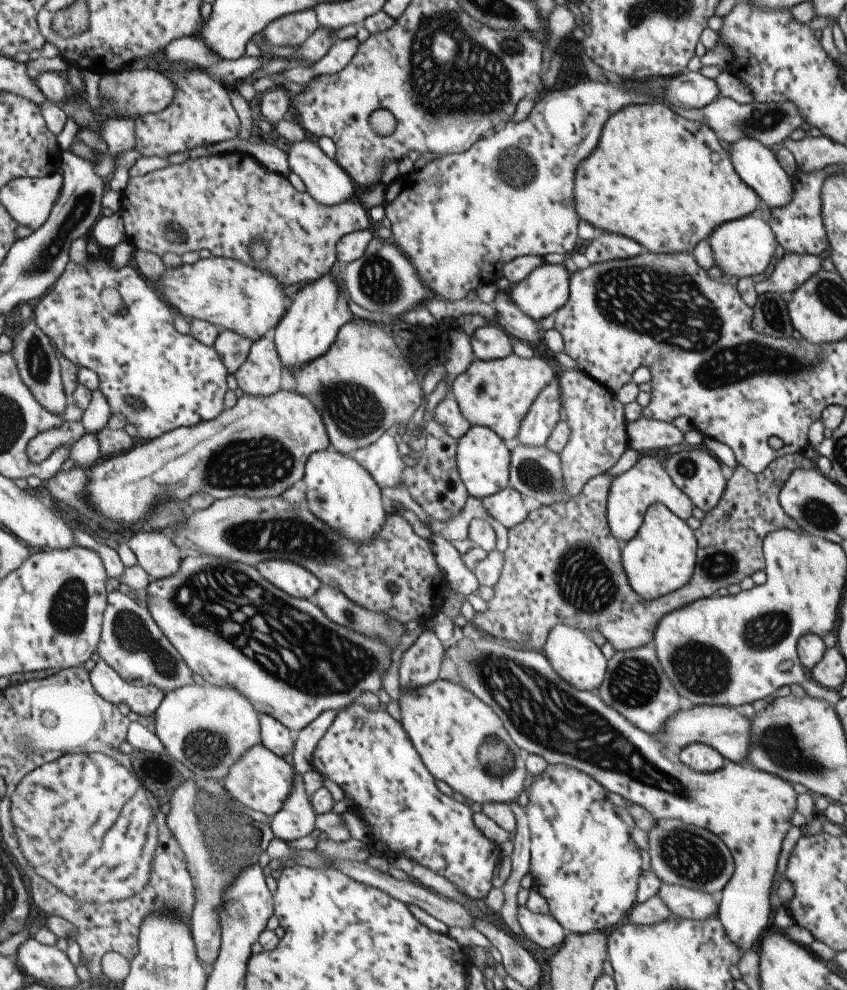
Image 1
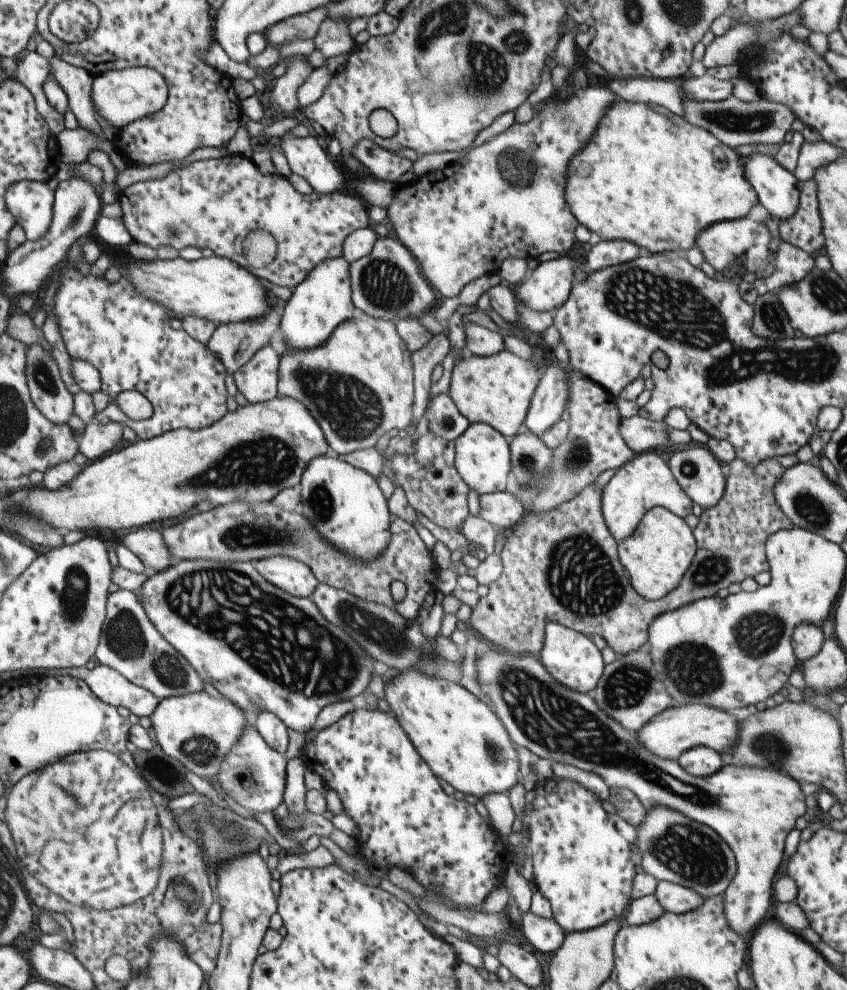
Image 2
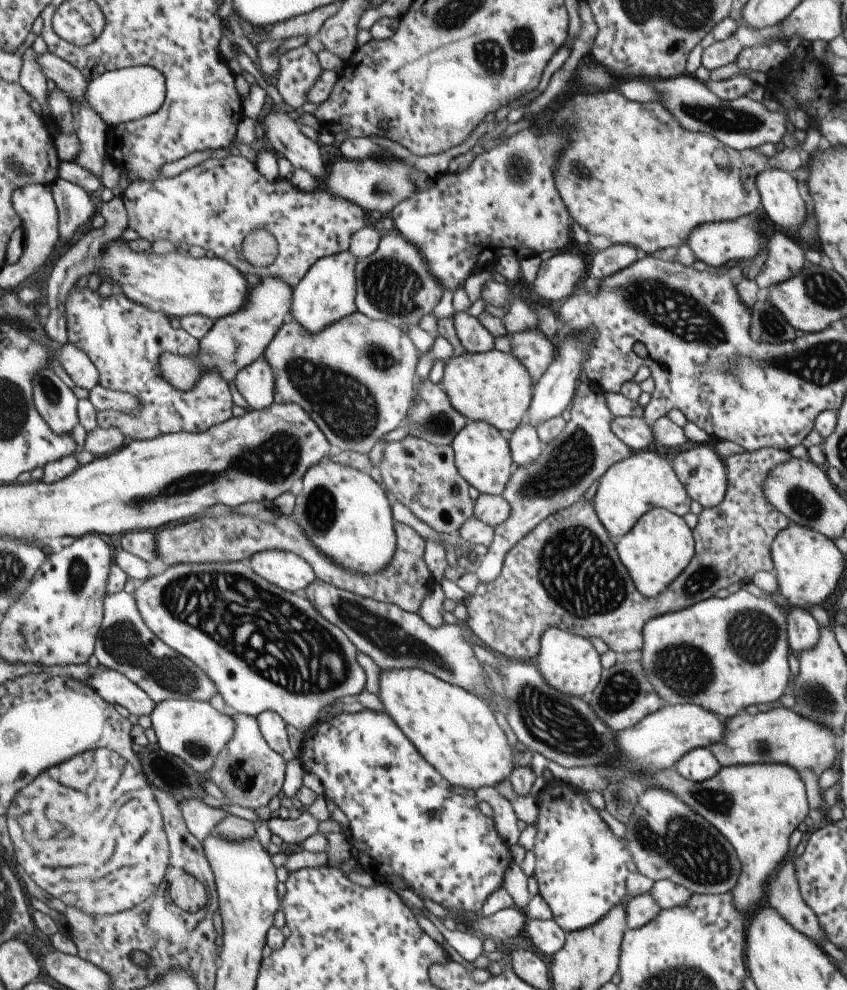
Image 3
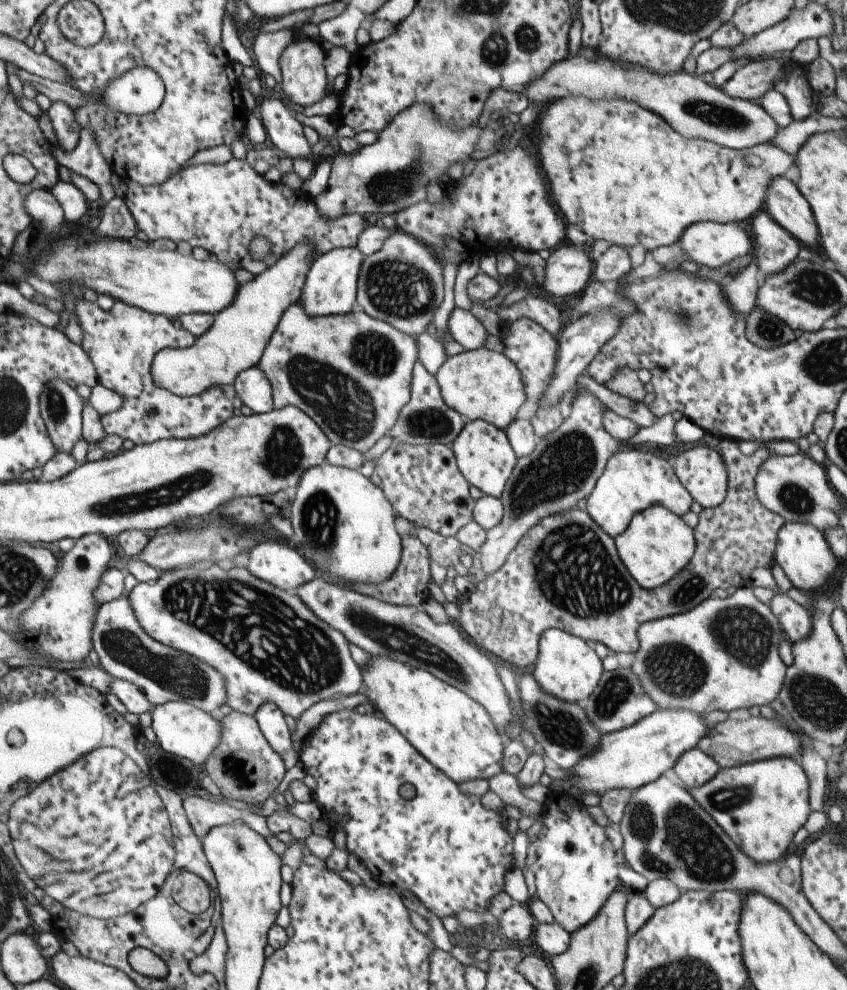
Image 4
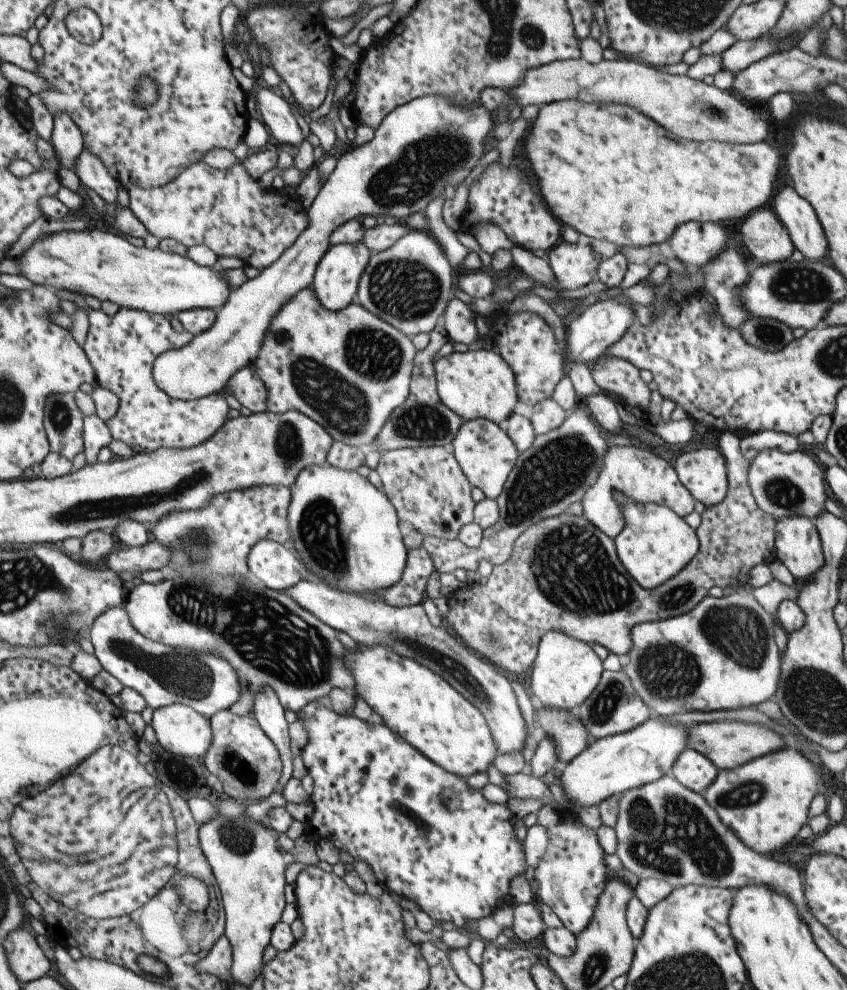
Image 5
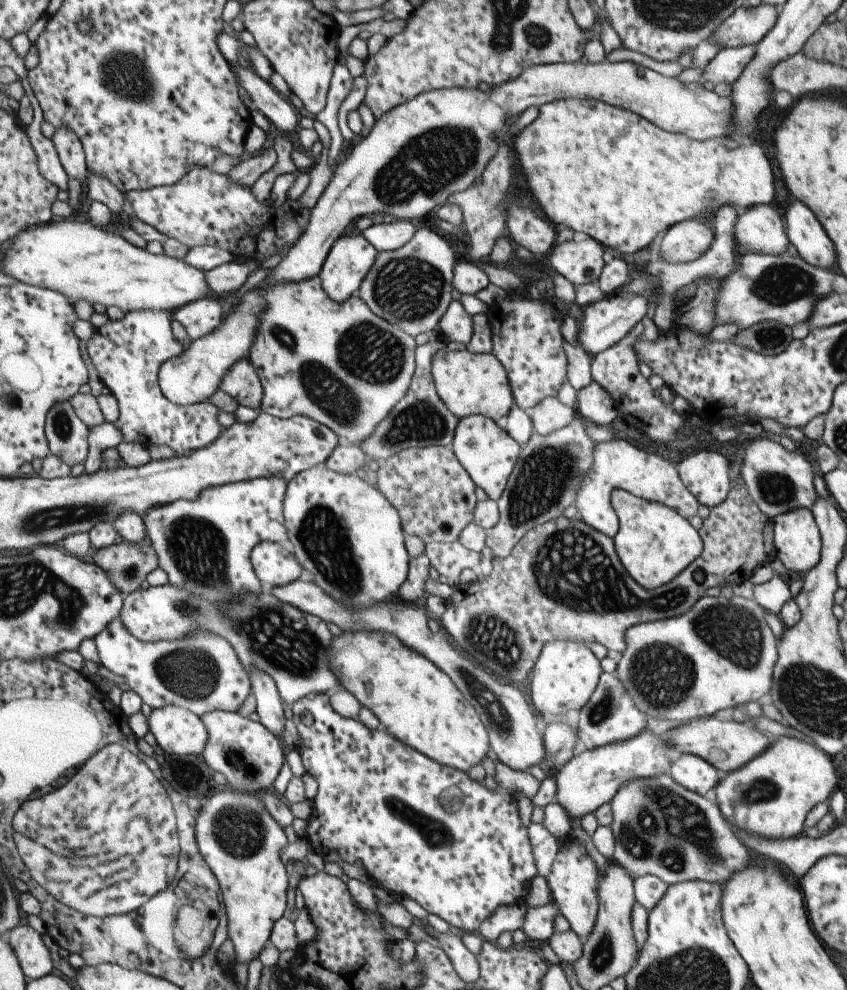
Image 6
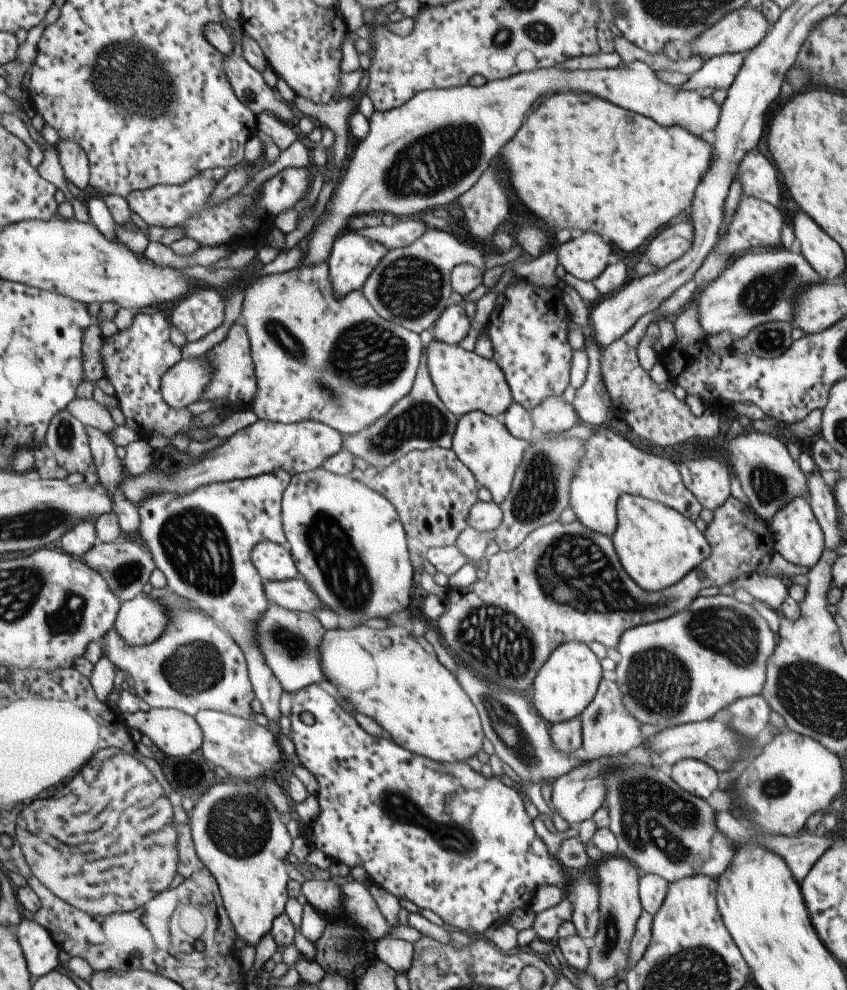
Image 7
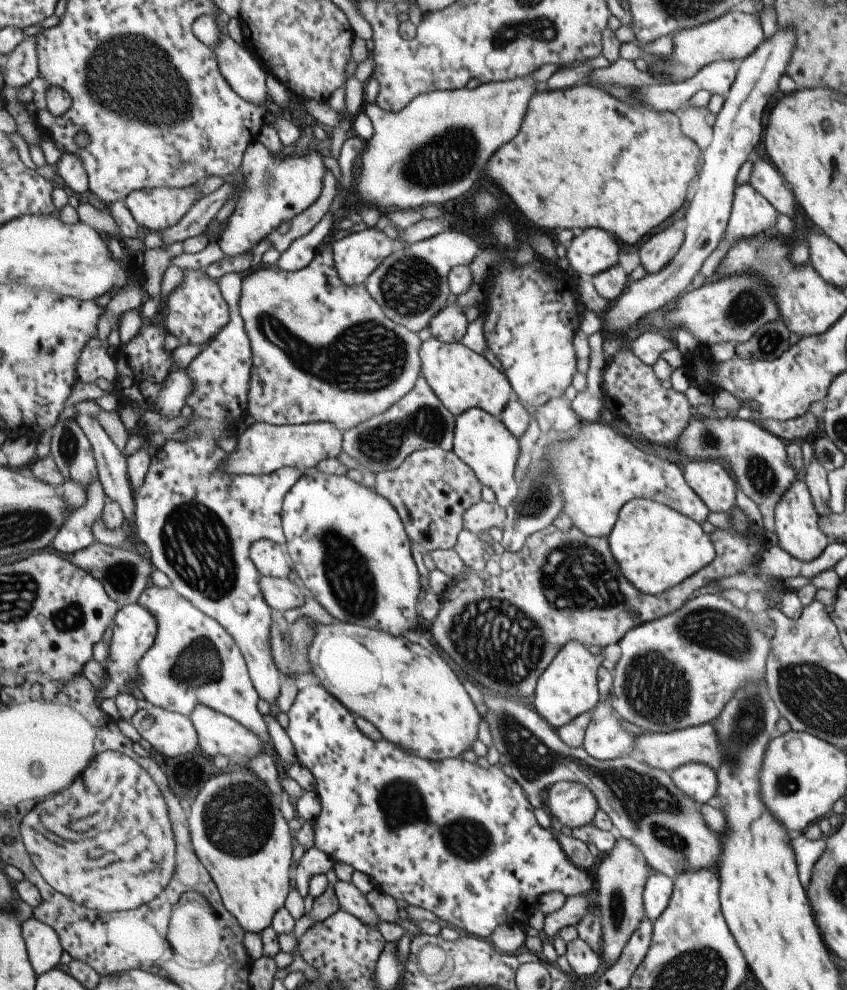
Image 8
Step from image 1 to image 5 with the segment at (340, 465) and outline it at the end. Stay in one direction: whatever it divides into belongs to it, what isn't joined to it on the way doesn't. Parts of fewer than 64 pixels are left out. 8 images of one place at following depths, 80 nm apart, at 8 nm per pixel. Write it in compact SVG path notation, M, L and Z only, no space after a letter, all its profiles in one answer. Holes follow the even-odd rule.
M324 461L319 466L301 470L290 492L287 506L288 532L293 552L309 573L323 580L329 588L359 595L372 594L379 588L389 588L401 578L406 549L397 527L397 514L389 500L366 478L355 471L330 466Z

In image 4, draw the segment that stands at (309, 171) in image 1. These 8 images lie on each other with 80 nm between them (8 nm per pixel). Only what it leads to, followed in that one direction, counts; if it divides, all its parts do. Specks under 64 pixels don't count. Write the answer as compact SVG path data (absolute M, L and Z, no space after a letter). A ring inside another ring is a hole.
M263 98L259 104L258 118L273 146L283 154L287 153L289 159L303 157L315 159L317 162L317 157L303 136L302 125L280 100Z

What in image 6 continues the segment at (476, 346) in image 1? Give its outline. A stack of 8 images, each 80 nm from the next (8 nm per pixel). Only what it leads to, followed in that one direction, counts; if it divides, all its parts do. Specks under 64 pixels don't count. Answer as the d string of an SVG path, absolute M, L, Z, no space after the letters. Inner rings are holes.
M454 296L439 319L435 332L439 333L446 342L455 341L467 344L471 338L471 325L471 316L465 312L457 297Z

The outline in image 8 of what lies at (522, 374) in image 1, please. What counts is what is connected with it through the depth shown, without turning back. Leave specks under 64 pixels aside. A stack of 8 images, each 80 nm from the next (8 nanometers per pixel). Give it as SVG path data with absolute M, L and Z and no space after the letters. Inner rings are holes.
M431 337L421 342L418 355L420 375L424 376L433 394L454 417L469 408L480 408L499 417L509 402L507 398L511 387L506 376L494 369L485 357L467 349L462 343L445 344Z

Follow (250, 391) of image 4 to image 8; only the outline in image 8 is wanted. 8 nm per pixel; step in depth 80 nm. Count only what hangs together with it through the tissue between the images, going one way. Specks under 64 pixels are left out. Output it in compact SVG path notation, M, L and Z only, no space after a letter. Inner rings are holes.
M225 273L217 281L223 300L230 310L229 322L195 355L187 365L187 374L192 378L185 404L191 408L189 421L182 427L185 438L167 439L160 449L150 455L150 463L143 484L134 494L132 534L137 536L149 550L153 569L163 572L171 582L171 588L188 600L205 616L215 619L227 631L245 661L249 678L259 699L270 704L275 712L278 695L279 674L269 648L270 608L265 604L258 587L260 574L248 557L249 545L256 540L273 537L280 539L283 531L280 523L282 500L285 493L302 475L297 468L282 467L260 475L230 475L220 471L219 466L228 456L217 447L217 439L224 435L235 420L236 409L246 413L246 398L251 368L250 344L237 310L240 295L239 273Z

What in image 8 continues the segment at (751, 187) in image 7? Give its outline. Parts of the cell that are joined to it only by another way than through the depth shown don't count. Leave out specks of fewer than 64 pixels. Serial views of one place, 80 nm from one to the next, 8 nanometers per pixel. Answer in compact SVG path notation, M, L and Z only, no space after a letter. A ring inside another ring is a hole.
M755 155L752 157L752 161L753 168L748 183L778 213L785 214L790 219L793 218L797 203L790 188L779 176L780 172L775 169L776 166Z

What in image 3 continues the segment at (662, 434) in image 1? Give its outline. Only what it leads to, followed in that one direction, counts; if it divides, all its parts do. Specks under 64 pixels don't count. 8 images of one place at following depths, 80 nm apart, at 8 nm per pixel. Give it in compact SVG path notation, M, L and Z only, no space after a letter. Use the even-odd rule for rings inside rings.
M613 417L609 421L611 432L625 446L632 451L640 451L646 448L652 441L650 425L639 417Z

